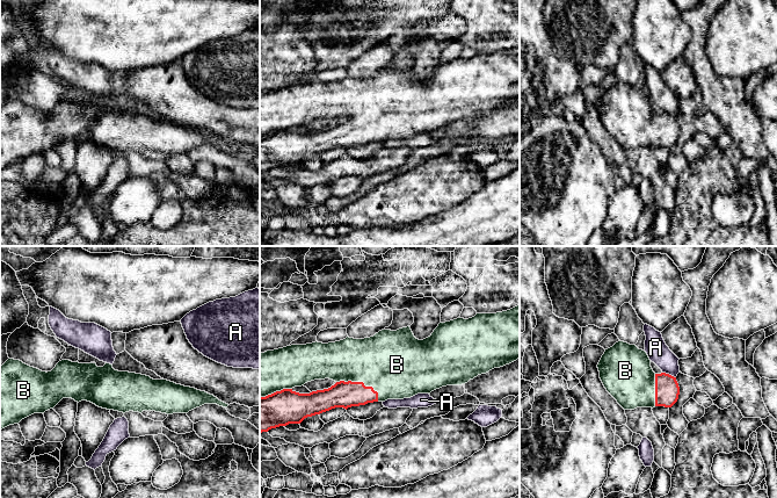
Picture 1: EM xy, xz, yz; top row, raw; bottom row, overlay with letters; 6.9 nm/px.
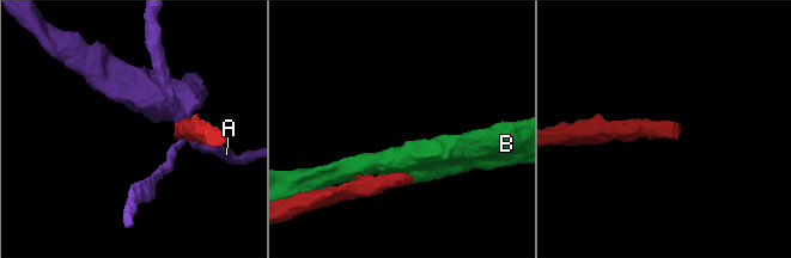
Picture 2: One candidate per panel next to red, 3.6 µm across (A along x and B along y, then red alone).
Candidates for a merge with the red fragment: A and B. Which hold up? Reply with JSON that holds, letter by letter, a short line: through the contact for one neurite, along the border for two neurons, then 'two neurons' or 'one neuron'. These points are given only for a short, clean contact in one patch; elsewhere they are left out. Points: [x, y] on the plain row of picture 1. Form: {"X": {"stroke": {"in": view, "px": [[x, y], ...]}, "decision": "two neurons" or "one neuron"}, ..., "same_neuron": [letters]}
{"A": {"stroke": {"in": "yz", "px": [[662, 112], [675, 117]]}, "decision": "two neurons"}, "B": {"decision": "one neuron"}, "same_neuron": ["B"]}

